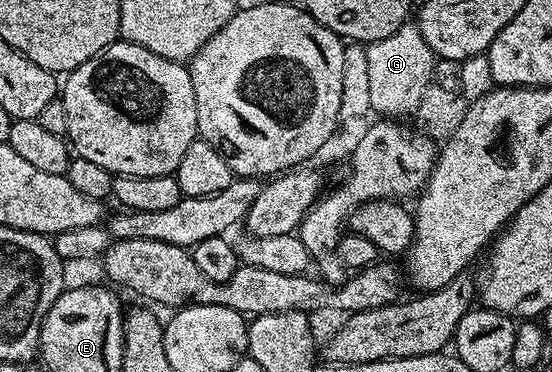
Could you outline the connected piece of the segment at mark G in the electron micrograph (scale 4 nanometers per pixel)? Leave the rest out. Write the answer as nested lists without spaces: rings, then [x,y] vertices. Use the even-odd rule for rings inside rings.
[[[407,22],[396,30],[396,34],[388,34],[388,38],[373,41],[366,48],[368,58],[368,94],[372,98],[372,109],[375,113],[386,118],[406,118],[406,115],[417,113],[421,100],[427,94],[432,84],[434,75],[434,63],[436,57],[434,51],[424,42],[420,30],[413,23]]]

